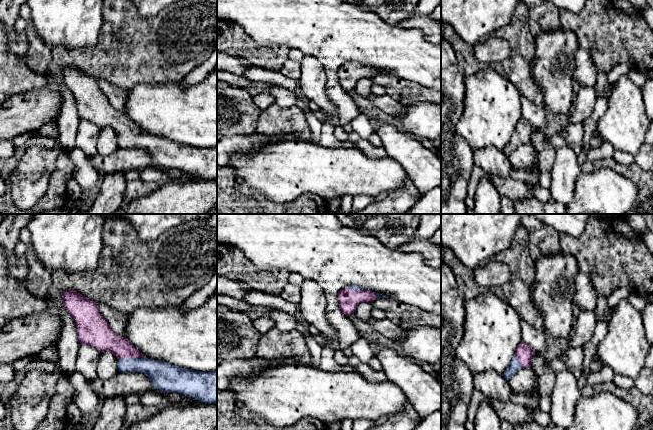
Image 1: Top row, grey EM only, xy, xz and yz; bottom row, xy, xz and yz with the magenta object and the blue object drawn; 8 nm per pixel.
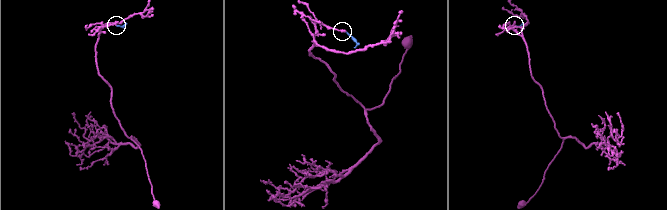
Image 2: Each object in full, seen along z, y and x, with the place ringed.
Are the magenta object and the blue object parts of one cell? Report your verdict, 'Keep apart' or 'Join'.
Join

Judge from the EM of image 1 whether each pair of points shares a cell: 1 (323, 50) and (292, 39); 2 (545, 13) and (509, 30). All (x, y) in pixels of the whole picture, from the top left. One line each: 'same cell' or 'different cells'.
1: same cell
2: different cells

